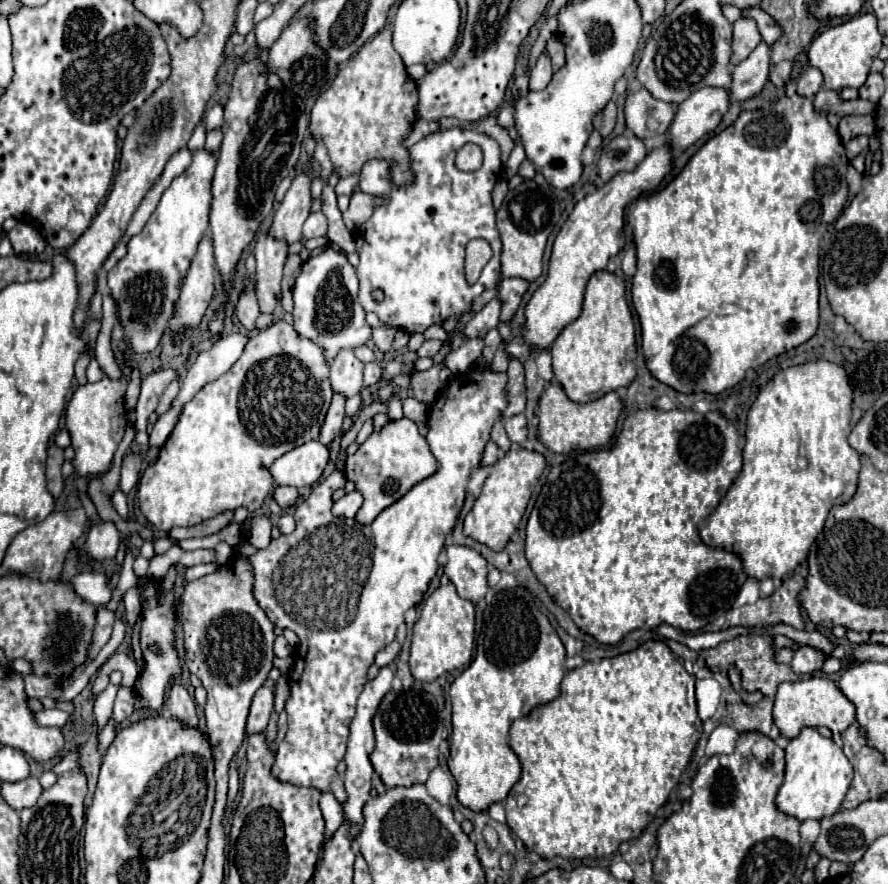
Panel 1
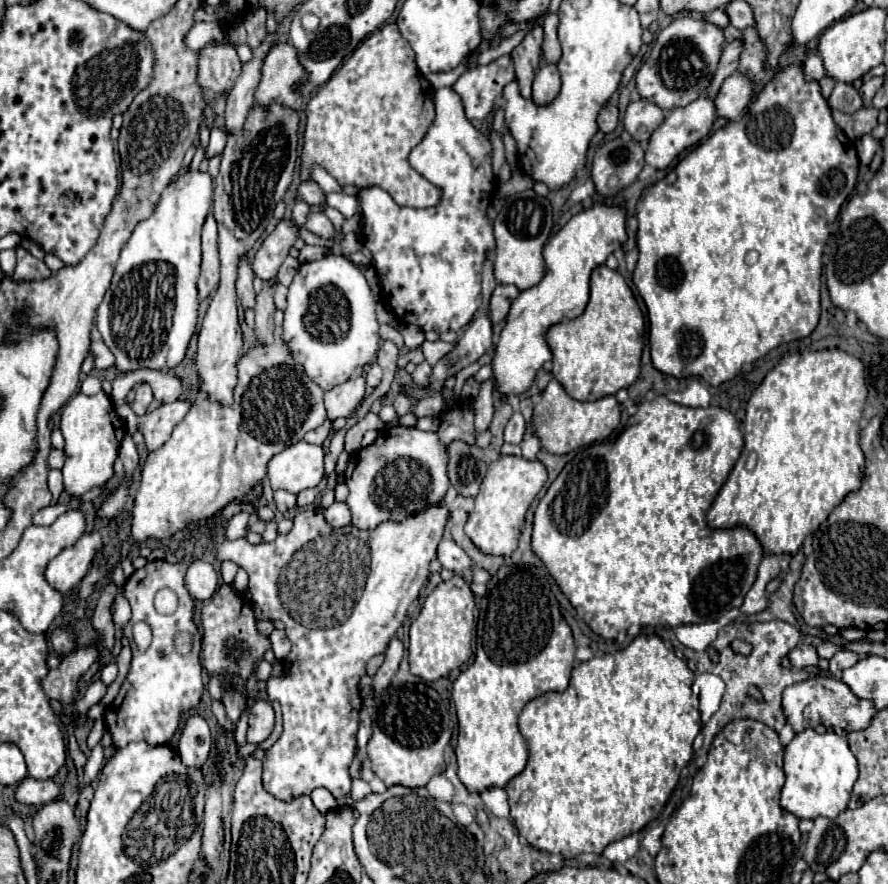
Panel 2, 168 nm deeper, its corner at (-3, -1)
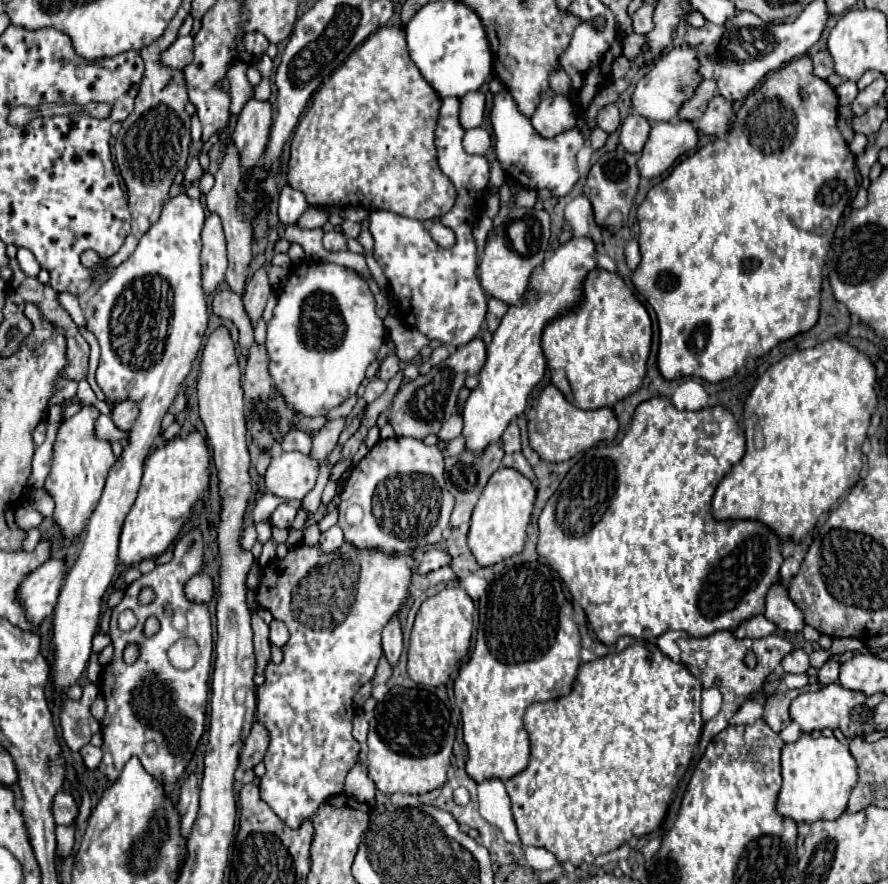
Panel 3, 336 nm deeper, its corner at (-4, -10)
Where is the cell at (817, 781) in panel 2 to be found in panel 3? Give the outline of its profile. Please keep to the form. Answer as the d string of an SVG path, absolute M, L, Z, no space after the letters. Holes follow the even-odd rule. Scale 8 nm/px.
M801 734L797 742L783 746L781 774L783 786L777 800L777 812L795 822L813 824L817 820L837 820L845 812L849 794L857 784L857 762L851 756L849 746L841 744L835 736L811 738L811 734Z

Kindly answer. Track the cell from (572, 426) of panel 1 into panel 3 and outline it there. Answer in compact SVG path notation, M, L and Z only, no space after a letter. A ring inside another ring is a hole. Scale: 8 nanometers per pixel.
M549 384L541 392L535 410L537 410L537 416L535 416L535 424L529 430L529 442L531 442L531 448L545 462L565 462L575 454L589 450L597 442L613 440L619 430L619 422L611 408L599 408L599 410L575 408L565 400L565 396L553 384Z

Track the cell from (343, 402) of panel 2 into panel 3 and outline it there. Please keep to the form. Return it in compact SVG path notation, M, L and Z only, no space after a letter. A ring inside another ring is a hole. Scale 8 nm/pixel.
M335 418L335 420L329 420L319 432L317 436L313 438L313 450L311 450L311 458L315 460L325 460L329 456L329 452L337 446L337 440L339 440L339 434L343 432L345 428L345 418Z

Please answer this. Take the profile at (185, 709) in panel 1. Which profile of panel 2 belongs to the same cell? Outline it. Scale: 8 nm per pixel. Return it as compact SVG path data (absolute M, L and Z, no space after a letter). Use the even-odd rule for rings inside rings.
M190 715L178 743L180 761L186 767L200 769L208 759L210 749L212 749L212 733L208 723L198 715Z

